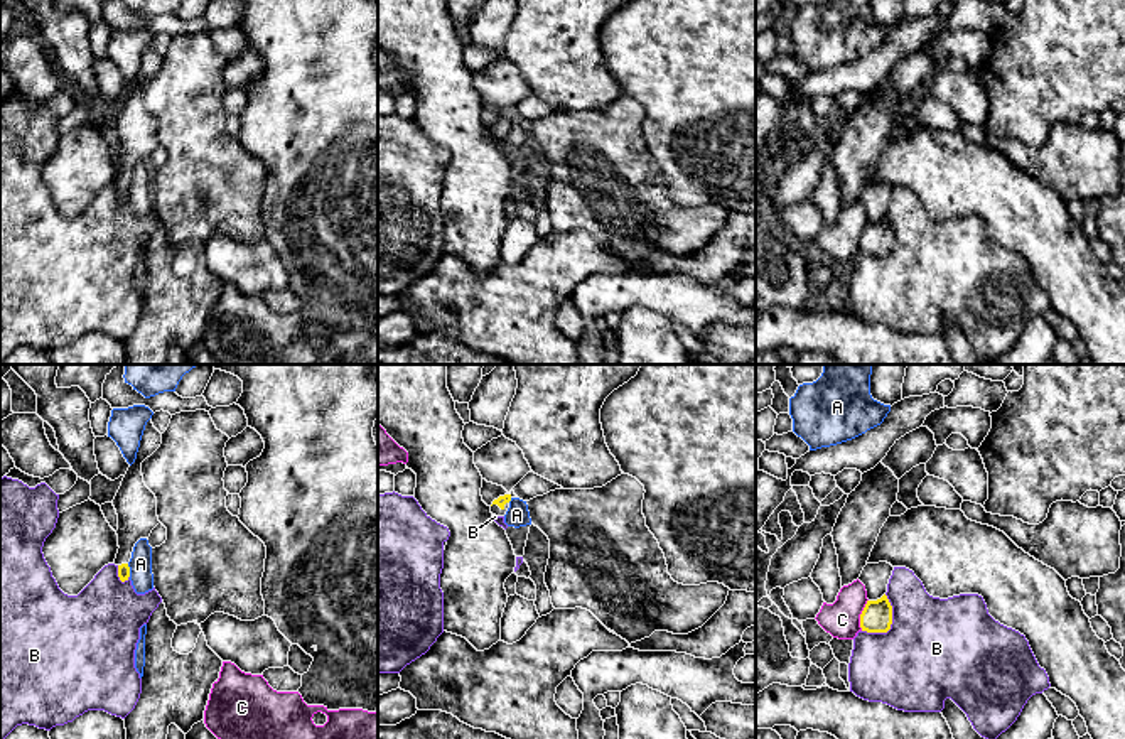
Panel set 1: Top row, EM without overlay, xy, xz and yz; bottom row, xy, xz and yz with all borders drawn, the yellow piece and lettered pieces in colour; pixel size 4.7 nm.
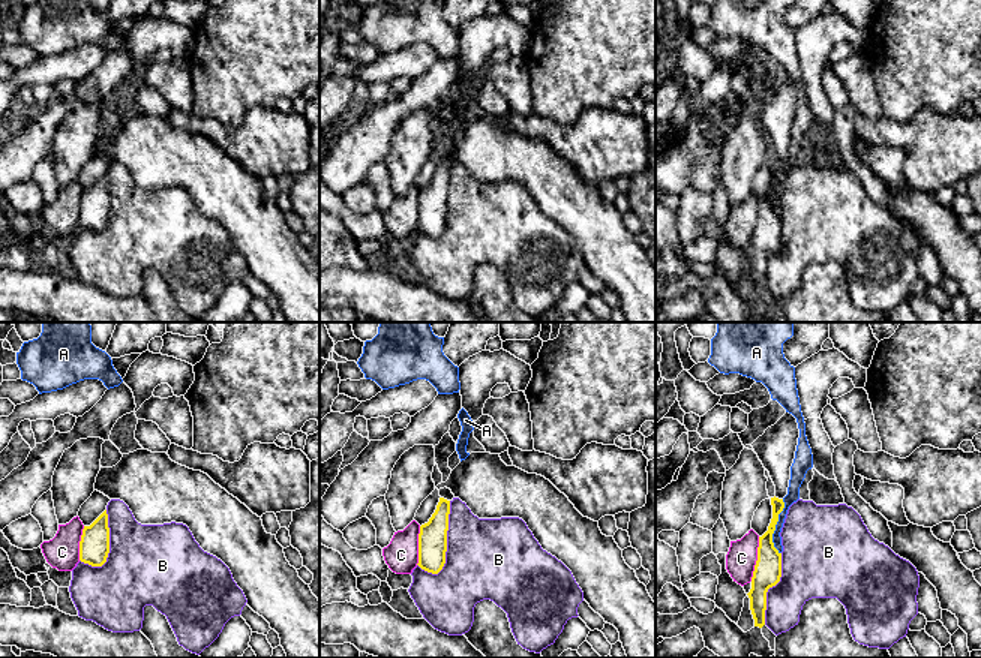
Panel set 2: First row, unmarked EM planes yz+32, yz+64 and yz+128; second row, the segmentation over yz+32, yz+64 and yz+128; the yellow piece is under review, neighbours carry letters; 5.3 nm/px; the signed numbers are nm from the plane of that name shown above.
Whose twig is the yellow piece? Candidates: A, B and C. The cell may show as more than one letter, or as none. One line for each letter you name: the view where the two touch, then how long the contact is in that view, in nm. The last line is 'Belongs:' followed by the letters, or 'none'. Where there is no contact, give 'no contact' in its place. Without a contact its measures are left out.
Belongs: none

